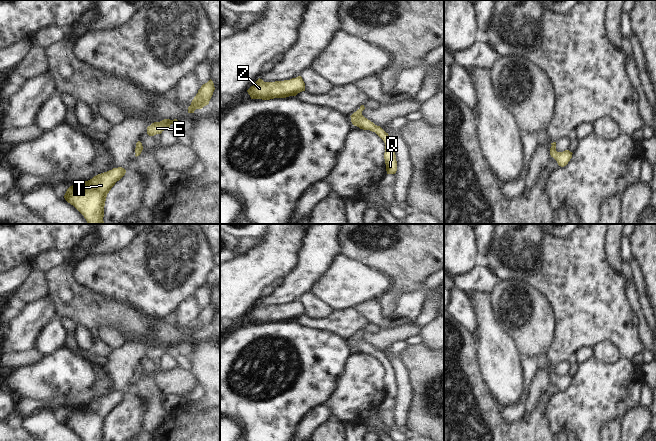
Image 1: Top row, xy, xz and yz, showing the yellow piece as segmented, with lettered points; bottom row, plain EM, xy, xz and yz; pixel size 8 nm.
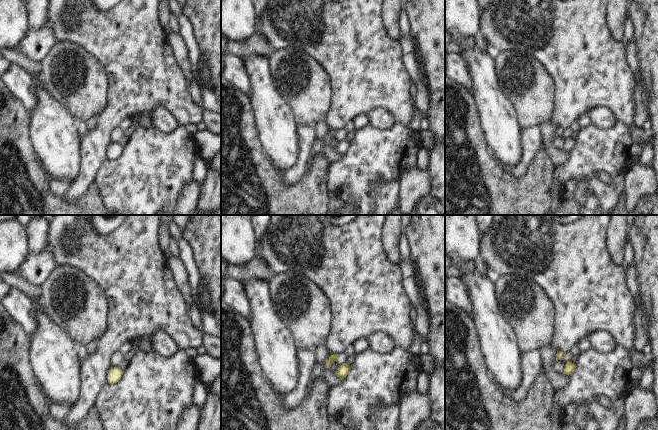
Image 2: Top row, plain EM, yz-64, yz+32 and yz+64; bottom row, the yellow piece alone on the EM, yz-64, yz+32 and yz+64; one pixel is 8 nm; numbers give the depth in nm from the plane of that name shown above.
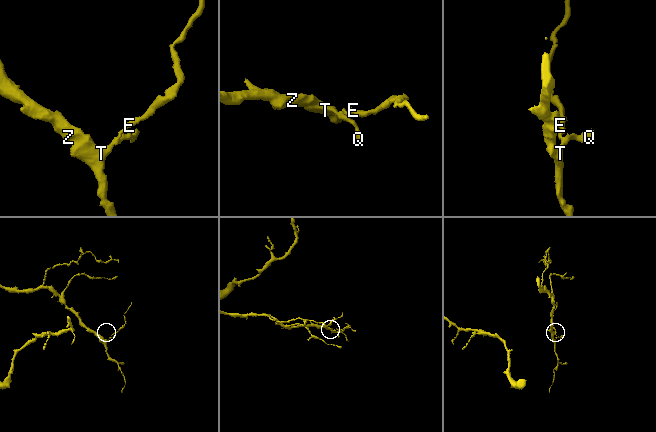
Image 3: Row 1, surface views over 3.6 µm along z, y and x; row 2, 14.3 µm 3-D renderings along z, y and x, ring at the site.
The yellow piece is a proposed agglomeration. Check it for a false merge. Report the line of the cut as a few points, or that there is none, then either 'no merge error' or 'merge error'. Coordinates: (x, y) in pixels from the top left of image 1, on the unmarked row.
cut none; no merge error

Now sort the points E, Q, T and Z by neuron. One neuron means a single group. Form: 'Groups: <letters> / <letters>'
Groups: E Q T Z

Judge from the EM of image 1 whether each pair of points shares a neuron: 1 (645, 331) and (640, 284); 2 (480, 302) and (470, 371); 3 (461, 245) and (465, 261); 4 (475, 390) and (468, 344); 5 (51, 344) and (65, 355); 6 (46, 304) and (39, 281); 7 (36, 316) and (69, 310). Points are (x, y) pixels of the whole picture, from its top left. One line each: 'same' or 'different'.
1: different
2: different
3: same
4: same
5: different
6: different
7: different

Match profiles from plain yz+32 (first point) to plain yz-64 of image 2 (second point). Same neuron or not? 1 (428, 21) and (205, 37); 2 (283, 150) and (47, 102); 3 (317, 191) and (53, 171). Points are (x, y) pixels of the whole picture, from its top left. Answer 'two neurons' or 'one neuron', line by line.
1: one neuron
2: one neuron
3: two neurons

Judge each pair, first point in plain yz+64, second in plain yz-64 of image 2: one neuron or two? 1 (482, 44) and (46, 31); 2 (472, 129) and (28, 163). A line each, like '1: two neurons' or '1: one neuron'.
1: one neuron
2: one neuron

